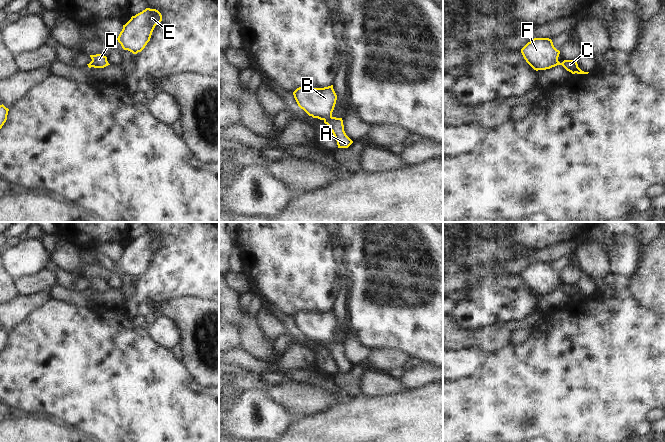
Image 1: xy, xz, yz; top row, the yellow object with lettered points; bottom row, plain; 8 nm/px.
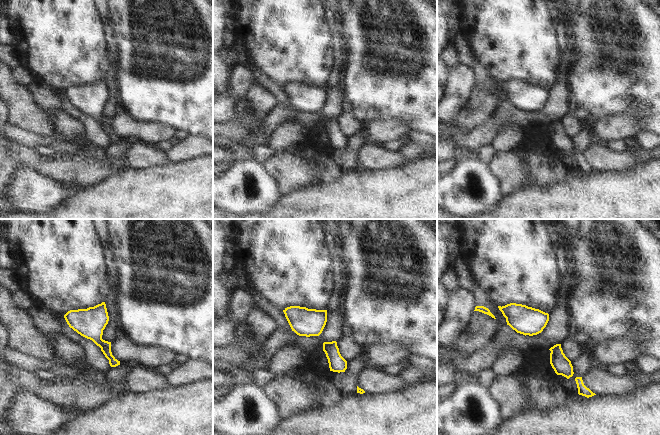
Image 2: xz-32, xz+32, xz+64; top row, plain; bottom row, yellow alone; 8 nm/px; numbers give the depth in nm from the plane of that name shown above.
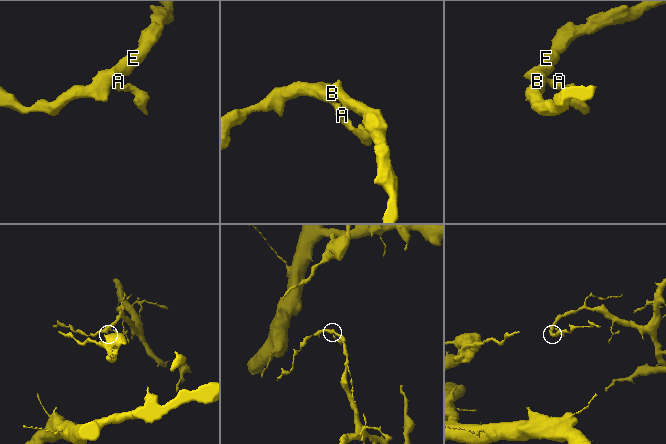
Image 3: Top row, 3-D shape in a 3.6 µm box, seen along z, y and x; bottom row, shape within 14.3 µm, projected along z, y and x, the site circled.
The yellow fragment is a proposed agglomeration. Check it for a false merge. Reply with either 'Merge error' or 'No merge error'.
No merge error.

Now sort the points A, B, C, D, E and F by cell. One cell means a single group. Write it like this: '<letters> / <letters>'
A B C D E F

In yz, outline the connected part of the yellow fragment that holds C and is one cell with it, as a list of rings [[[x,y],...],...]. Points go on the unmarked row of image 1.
[[[534,262],[521,273],[521,277],[526,286],[536,295],[562,289],[572,298],[589,297],[582,295],[576,284],[564,284],[560,287],[558,285],[560,275],[554,271],[552,264],[549,262]]]

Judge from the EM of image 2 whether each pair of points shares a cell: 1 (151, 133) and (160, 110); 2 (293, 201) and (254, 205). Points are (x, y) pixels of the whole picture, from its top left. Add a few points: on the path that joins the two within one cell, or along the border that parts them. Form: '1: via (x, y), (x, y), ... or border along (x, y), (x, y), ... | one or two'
1: border along (133, 119), (153, 120), (165, 123), (175, 129) | two
2: border along (283, 195), (271, 208) | two

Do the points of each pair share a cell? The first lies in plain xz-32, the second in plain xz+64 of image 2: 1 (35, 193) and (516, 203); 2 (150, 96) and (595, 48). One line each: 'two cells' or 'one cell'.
1: two cells
2: one cell

